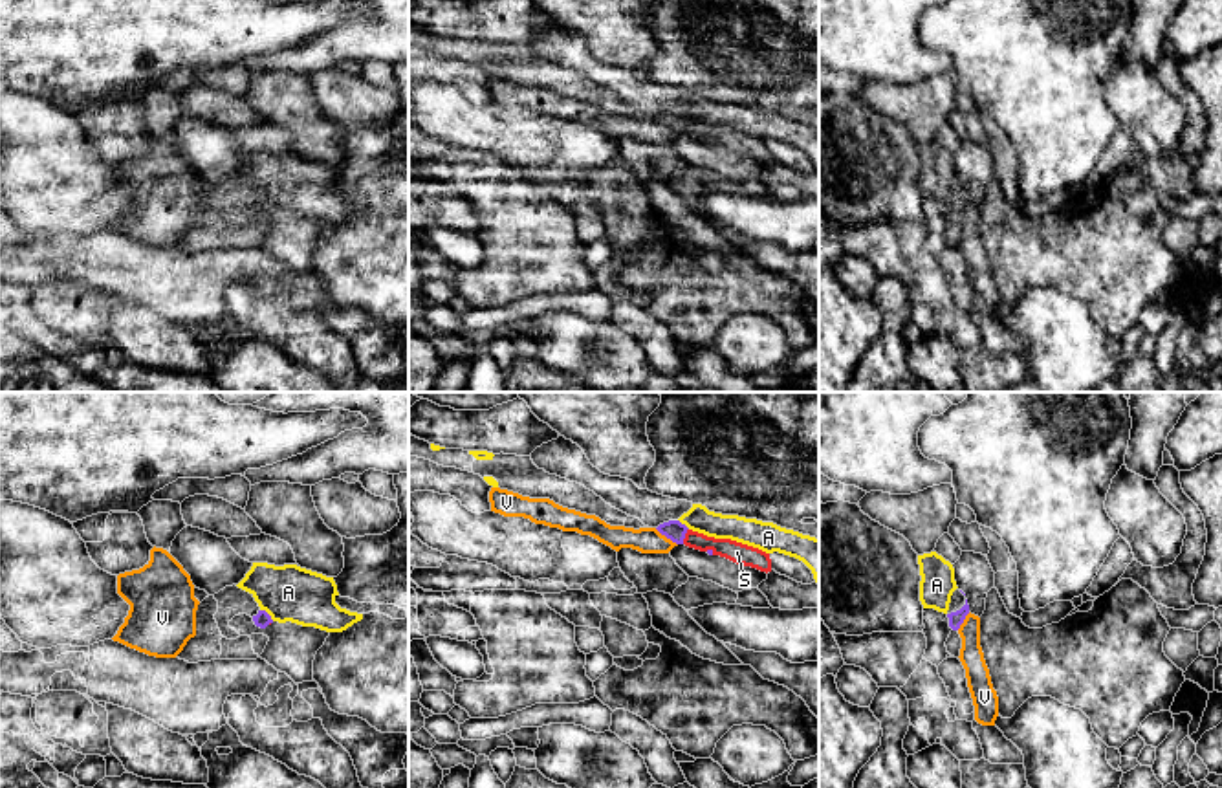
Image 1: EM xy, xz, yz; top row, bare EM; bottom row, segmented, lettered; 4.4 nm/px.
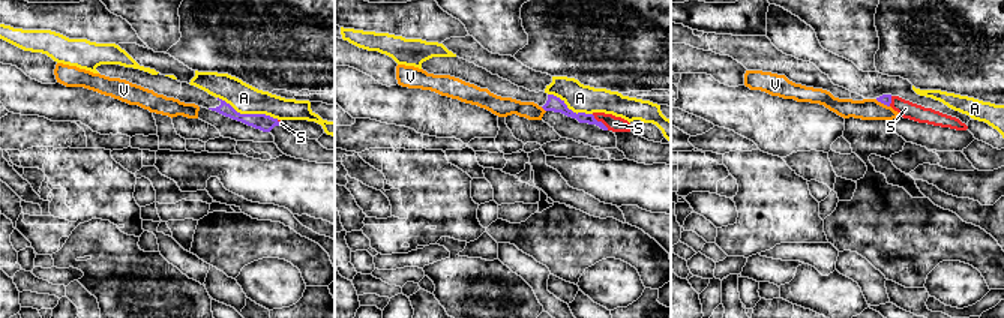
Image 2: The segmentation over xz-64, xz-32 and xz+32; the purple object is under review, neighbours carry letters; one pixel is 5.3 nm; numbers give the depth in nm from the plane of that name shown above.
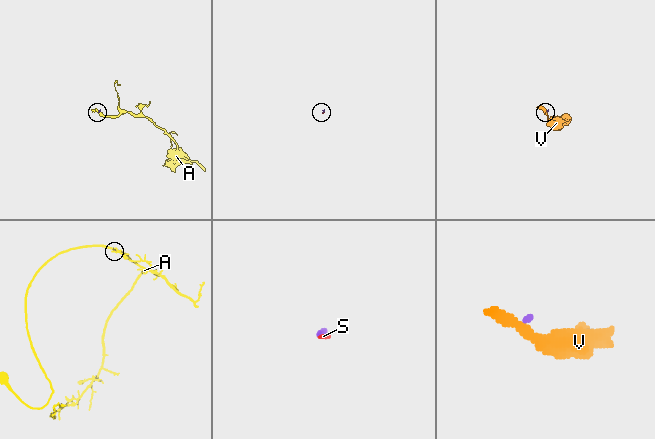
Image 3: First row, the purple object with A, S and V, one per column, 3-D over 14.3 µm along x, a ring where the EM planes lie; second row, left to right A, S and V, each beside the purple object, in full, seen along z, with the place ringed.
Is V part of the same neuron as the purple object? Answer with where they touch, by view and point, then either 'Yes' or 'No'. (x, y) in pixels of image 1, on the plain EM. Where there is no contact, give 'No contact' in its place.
Touches purple at xz (665, 125). No

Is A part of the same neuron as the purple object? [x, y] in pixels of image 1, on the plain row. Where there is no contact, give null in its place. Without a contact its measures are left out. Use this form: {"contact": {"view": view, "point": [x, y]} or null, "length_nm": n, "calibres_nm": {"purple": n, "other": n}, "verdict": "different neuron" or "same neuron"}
{"contact": {"view": "xy", "point": [268, 204]}, "length_nm": 80, "calibres_nm": {"purple": 70, "other": 240}, "verdict": "different neuron"}

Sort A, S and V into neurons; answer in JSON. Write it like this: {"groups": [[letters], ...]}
{"groups": [["A"], ["S"], ["V"]]}

